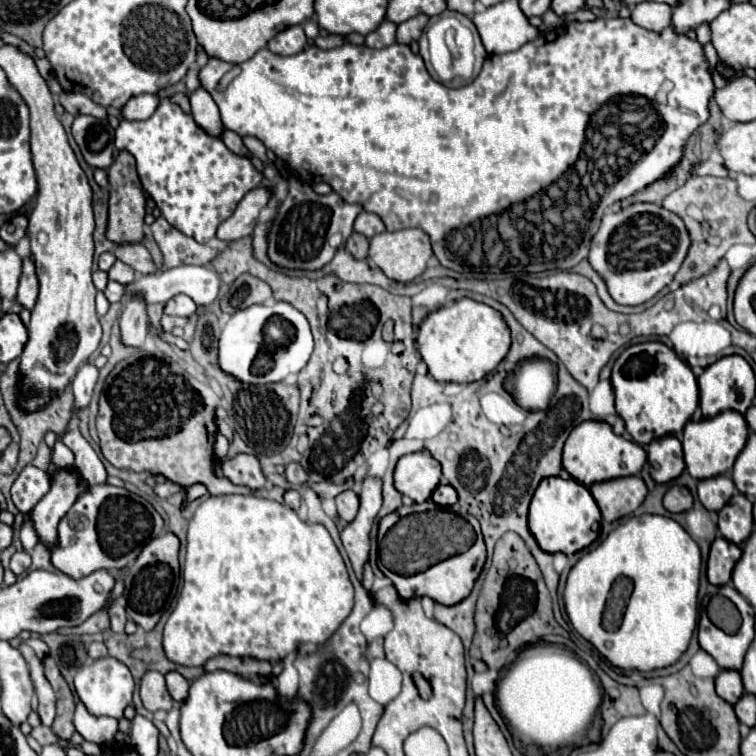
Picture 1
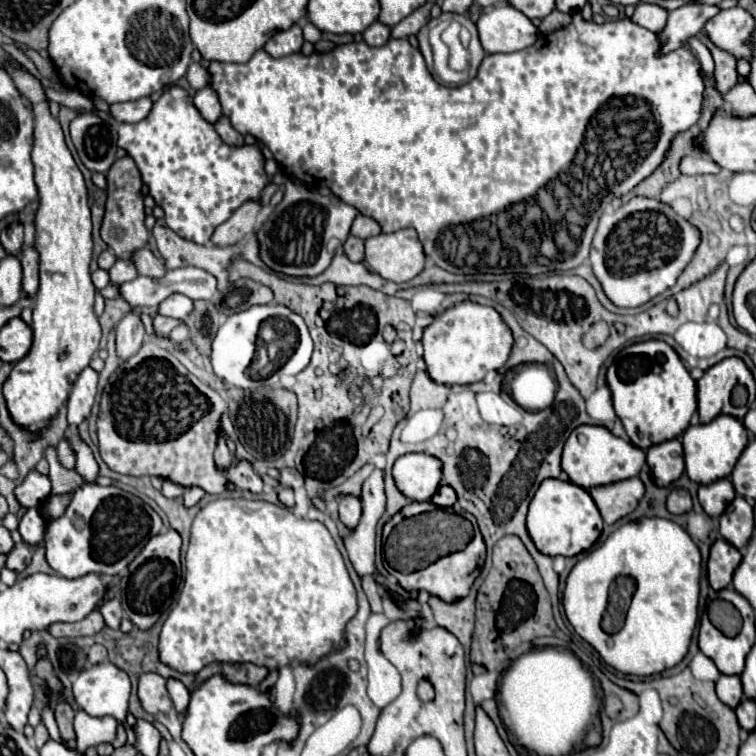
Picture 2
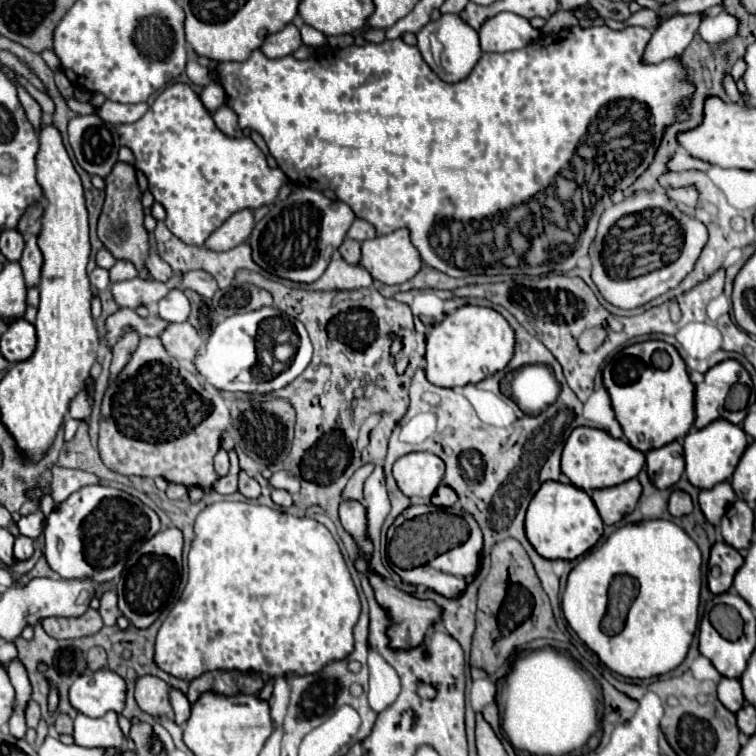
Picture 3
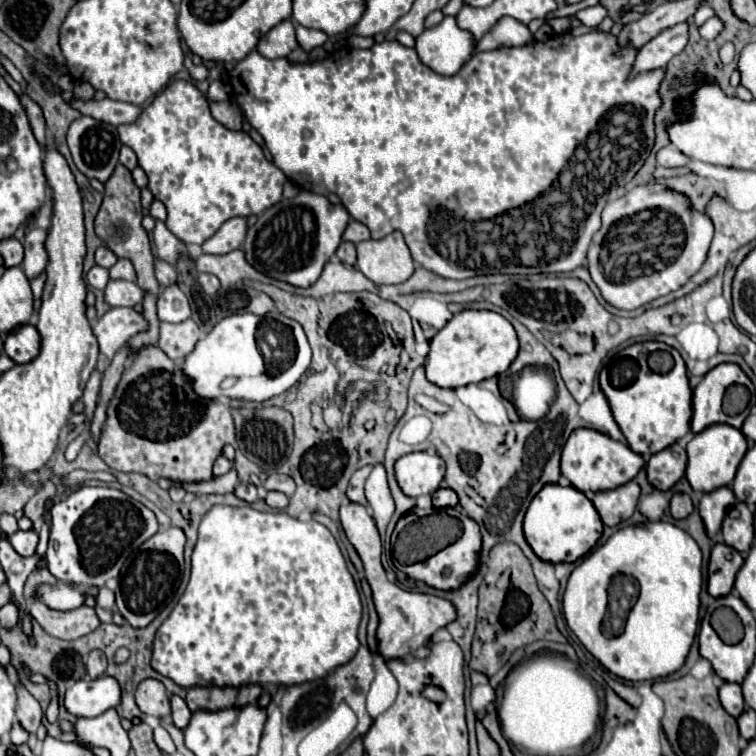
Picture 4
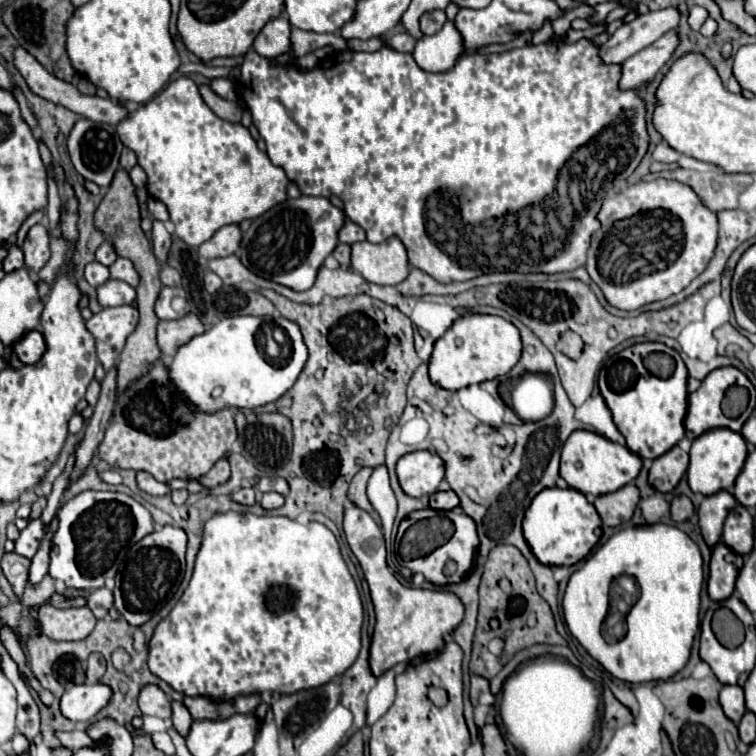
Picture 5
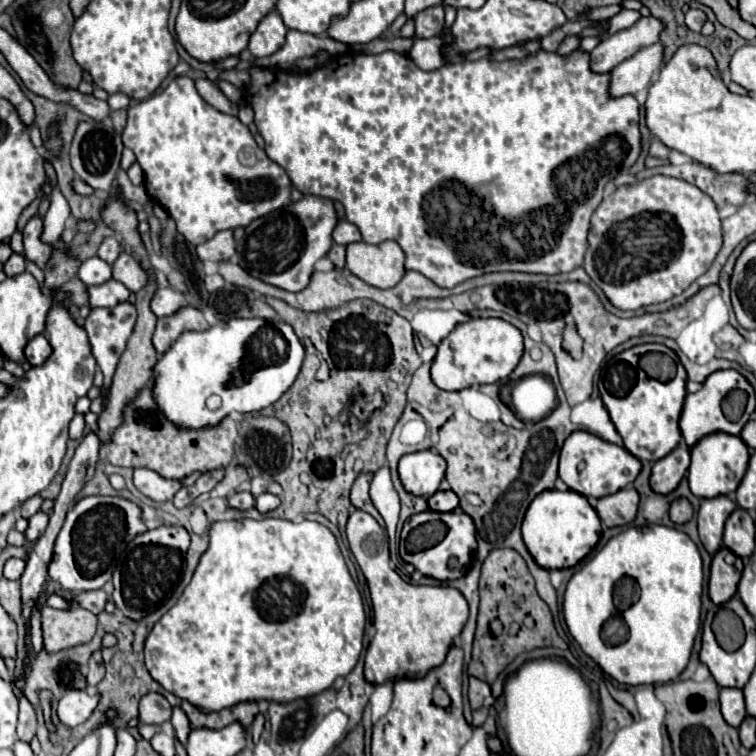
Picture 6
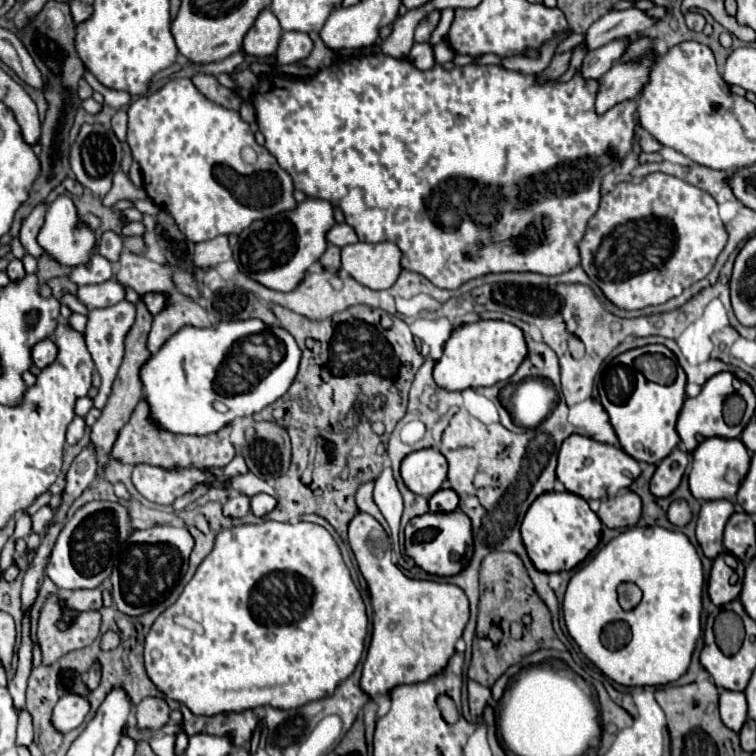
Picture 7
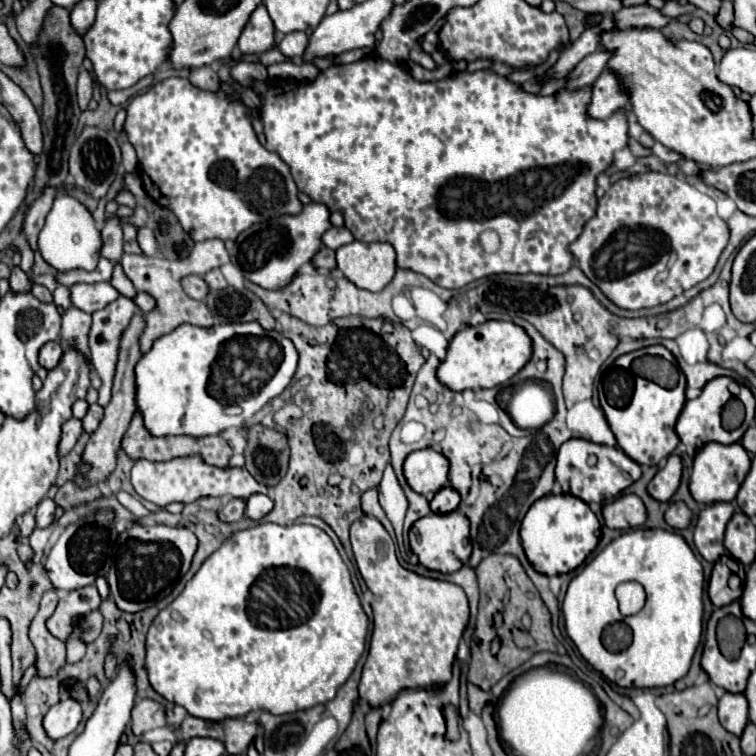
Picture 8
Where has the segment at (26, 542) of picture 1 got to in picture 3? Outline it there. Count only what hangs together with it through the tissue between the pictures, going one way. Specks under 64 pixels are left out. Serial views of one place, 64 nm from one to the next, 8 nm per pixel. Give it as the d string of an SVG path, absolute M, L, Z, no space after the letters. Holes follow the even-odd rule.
M28 514L28 516L22 516L18 520L18 528L20 528L20 534L34 538L38 534L38 530L40 530L40 522L38 522L38 518L34 514Z

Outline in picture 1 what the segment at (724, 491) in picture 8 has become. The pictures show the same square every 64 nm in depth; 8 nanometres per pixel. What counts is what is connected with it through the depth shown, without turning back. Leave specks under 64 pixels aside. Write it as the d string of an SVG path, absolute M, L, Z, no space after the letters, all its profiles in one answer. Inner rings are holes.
M720 412L714 418L702 418L700 422L688 422L682 432L682 446L684 446L684 462L692 478L706 480L720 474L728 474L734 466L736 456L744 448L748 440L748 426L744 416L738 412Z

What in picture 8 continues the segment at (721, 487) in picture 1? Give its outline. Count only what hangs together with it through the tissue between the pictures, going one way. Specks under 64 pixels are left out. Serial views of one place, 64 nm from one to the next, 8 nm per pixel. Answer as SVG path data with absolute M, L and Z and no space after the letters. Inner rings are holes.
M728 502L706 506L700 512L694 530L694 546L704 560L714 564L716 560L720 560L720 556L726 554L724 530L732 514L734 514L734 506Z

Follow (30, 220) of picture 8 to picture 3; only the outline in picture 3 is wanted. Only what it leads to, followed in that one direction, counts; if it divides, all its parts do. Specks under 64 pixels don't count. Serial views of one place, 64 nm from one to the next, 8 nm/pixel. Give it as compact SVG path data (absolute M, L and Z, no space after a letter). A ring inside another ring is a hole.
M28 236L24 254L20 258L20 266L28 286L36 286L40 282L42 262L44 262L44 256L42 256L42 250L38 248L38 236Z

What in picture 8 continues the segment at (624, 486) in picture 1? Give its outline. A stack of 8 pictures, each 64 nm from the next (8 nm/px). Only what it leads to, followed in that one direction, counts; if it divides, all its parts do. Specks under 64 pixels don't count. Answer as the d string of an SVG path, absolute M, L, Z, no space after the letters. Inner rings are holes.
M624 494L618 500L606 504L602 514L604 524L614 530L630 530L646 522L646 508L636 494Z

